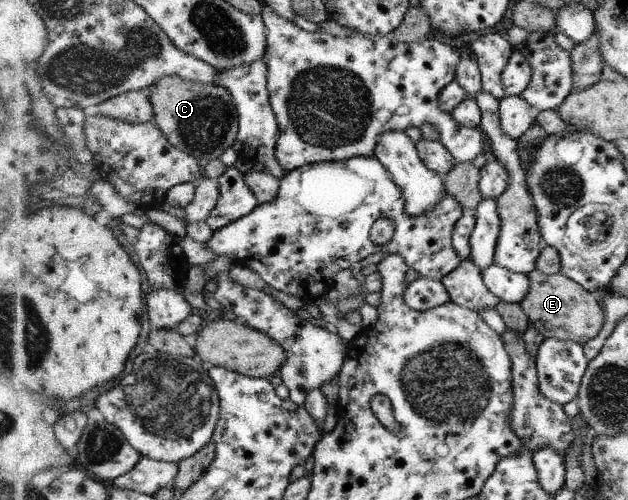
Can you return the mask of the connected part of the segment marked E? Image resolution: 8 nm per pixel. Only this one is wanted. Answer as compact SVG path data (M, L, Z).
M535 269L527 275L531 285L530 292L520 306L528 316L529 322L536 326L536 330L544 339L554 337L578 342L580 346L584 346L598 336L605 322L605 314L595 294L588 292L577 281L561 272L547 275Z

